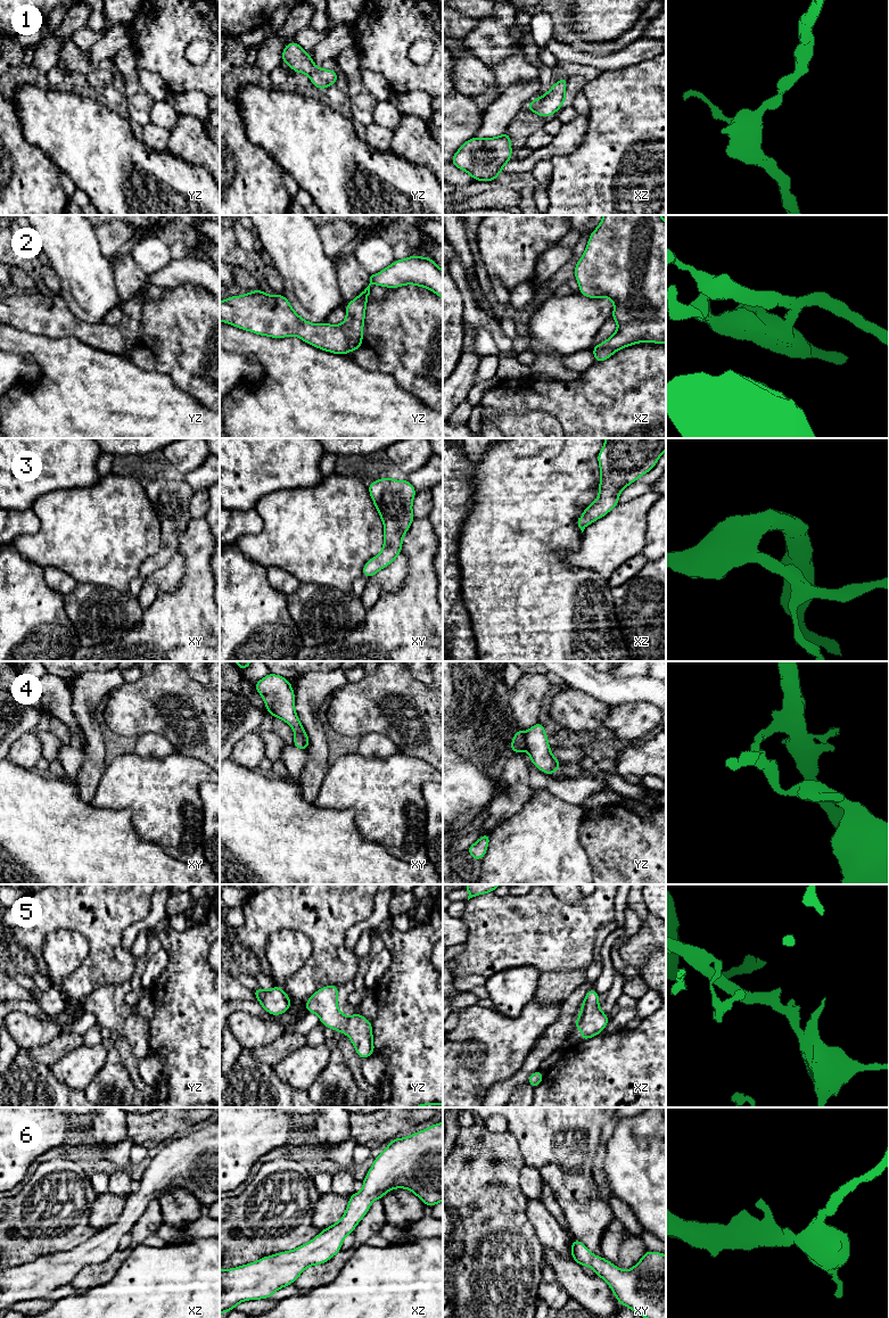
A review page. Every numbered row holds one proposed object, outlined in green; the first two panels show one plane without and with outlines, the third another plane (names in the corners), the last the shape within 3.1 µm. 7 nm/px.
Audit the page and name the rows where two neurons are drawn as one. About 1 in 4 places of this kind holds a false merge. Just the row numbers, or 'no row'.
4

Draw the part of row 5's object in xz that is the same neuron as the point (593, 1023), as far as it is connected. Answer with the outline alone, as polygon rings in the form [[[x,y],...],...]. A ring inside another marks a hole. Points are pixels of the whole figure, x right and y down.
[[[591,988],[582,1004],[581,1013],[574,1024],[574,1029],[583,1029],[579,1040],[586,1040],[598,1036],[609,1022],[609,1018],[599,1007],[599,994]]]

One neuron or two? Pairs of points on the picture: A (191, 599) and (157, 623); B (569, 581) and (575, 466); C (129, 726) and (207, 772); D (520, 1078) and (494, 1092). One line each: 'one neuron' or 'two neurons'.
A: one neuron
B: one neuron
C: two neurons
D: one neuron

